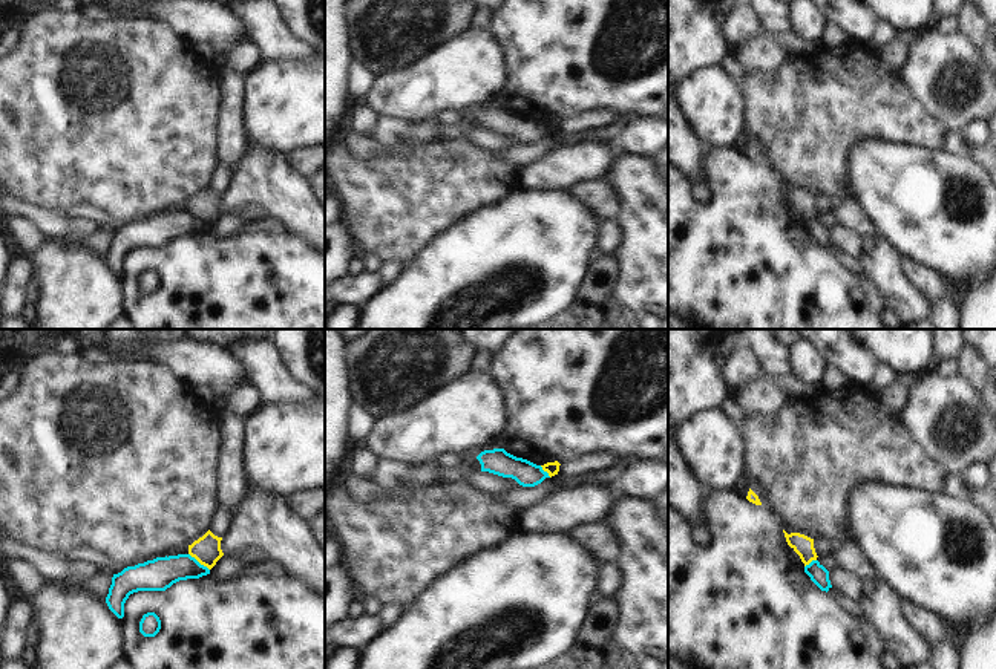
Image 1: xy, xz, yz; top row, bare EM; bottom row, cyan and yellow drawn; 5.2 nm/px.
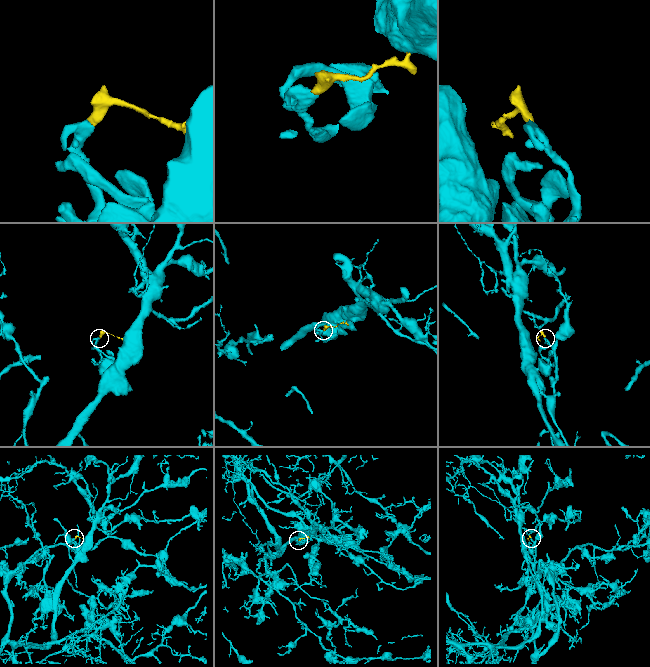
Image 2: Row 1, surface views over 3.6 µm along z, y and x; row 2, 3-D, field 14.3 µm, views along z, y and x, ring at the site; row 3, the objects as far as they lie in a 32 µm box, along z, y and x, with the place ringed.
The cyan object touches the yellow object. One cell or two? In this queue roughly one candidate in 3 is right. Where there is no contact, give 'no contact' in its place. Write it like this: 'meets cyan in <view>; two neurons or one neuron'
meets cyan in xy; two neurons

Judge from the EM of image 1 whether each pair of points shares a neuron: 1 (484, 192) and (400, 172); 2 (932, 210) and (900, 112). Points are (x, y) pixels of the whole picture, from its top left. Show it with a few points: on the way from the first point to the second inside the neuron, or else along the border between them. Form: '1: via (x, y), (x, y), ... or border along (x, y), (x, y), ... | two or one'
1: via (463, 181), (422, 181) | one
2: border along (877, 143), (903, 143), (943, 150) | two

